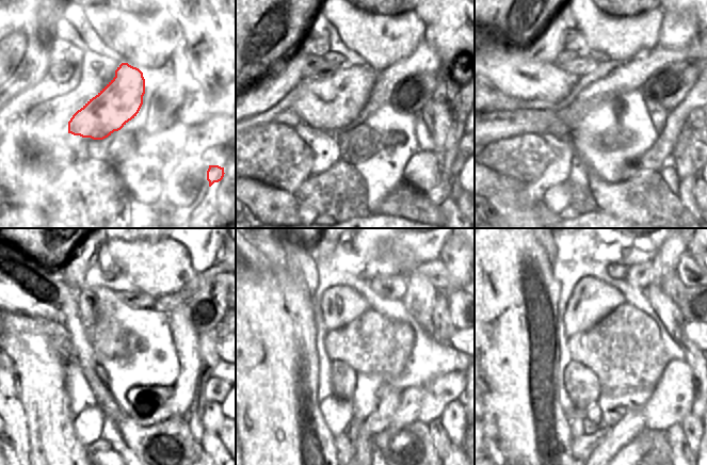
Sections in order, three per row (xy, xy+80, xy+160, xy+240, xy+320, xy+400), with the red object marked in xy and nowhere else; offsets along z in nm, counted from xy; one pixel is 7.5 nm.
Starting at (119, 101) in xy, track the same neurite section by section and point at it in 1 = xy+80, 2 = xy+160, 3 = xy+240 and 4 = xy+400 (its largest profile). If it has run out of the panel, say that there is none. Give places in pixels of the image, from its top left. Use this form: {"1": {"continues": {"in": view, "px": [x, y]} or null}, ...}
{"1": {"continues": {"in": "xy+80", "px": [330, 103]}}, "2": {"continues": {"in": "xy+160", "px": [508, 65]}}, "3": {"continues": {"in": "xy+240", "px": [34, 288]}}, "4": {"continues": {"in": "xy+400", "px": [550, 250]}}}

